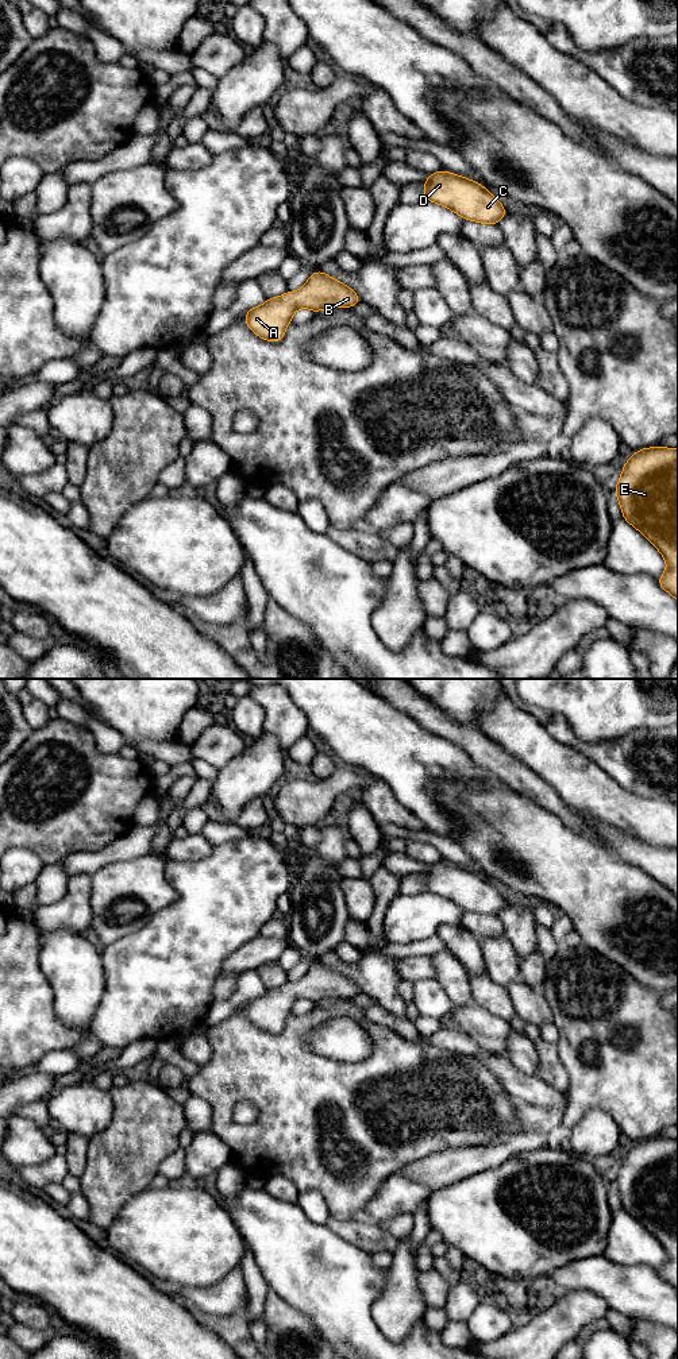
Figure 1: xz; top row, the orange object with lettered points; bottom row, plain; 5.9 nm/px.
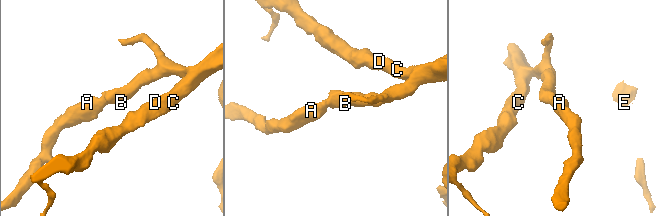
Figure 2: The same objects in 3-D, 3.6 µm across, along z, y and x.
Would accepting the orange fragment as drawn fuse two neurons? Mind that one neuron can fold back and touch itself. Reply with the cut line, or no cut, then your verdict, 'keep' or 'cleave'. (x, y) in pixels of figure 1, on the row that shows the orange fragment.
cut none; keep

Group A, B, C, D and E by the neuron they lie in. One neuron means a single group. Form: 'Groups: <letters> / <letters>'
Groups: A B C D E

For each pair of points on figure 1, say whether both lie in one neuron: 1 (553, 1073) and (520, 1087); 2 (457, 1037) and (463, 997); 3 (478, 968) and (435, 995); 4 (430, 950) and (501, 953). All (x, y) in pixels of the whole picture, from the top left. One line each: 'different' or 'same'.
1: different
2: different
3: different
4: different

